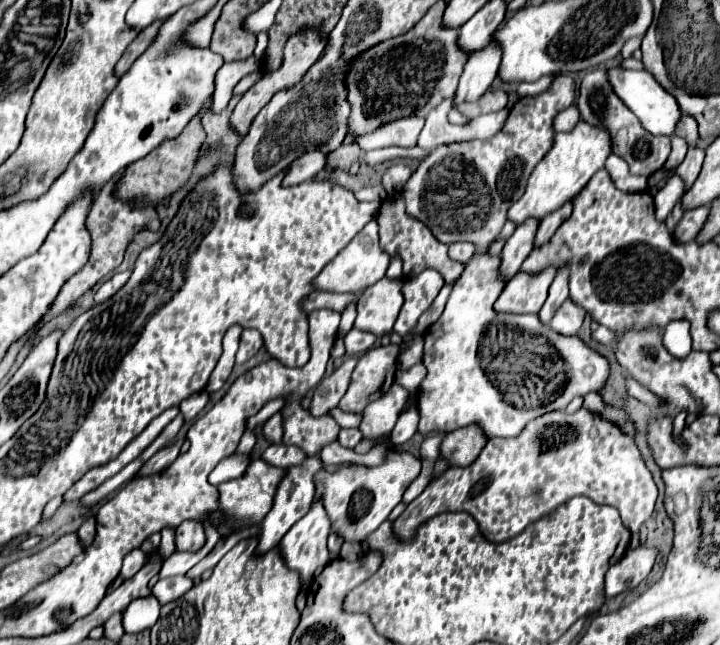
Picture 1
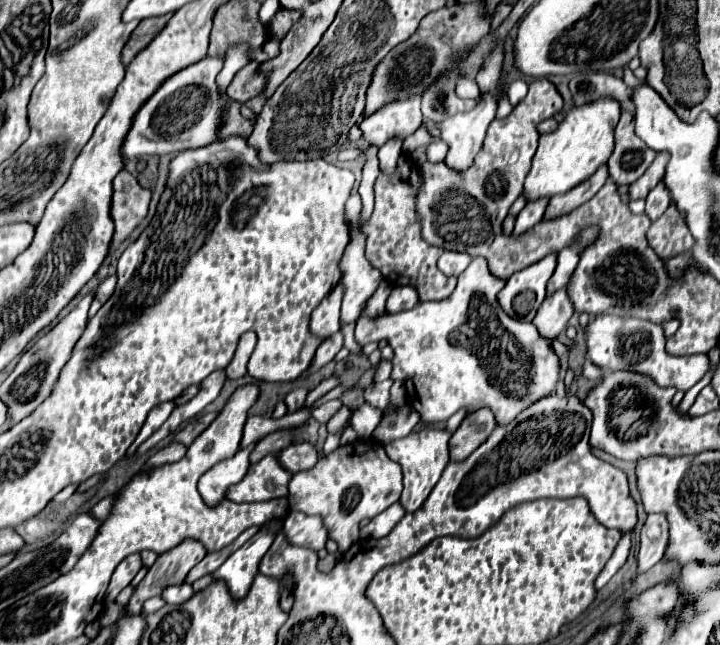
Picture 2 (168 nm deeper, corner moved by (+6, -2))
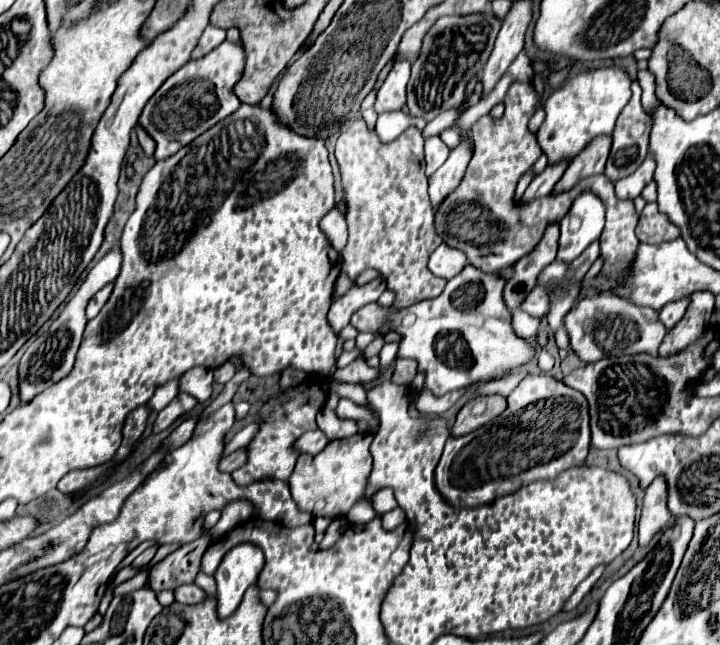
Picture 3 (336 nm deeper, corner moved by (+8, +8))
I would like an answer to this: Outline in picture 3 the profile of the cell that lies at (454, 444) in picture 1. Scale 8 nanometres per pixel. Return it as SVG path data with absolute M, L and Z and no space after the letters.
M483 395L483 397L475 397L475 399L467 401L451 427L451 435L463 437L463 435L483 427L493 417L497 417L505 407L507 407L507 401L503 395Z

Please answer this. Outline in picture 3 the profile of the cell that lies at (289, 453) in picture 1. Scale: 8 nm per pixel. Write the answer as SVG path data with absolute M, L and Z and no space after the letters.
M313 429L313 431L307 431L303 433L297 441L295 441L295 449L299 453L307 453L307 455L317 455L319 451L325 449L325 445L329 443L327 435L321 431L321 429Z

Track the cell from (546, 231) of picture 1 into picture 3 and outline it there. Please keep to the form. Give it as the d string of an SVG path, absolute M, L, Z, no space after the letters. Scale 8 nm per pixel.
M597 137L595 141L591 141L591 145L587 145L587 149L583 149L583 153L579 153L575 161L569 163L567 171L557 181L553 191L567 193L581 181L581 177L603 173L607 157L609 157L609 149L611 149L611 137Z

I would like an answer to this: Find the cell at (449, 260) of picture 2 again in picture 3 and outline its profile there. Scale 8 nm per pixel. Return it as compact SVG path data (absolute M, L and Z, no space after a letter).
M441 243L429 257L431 273L435 273L437 277L445 277L445 279L455 277L465 265L467 265L465 253L449 247L447 243Z

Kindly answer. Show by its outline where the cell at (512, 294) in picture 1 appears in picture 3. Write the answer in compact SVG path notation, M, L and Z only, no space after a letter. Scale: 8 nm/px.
M555 223L555 225L547 227L539 245L527 257L519 259L513 265L511 281L505 283L505 291L503 291L503 299L505 299L505 305L509 307L509 311L519 309L519 305L523 303L523 297L537 285L539 273L551 261L555 261L557 243L559 243L559 225Z

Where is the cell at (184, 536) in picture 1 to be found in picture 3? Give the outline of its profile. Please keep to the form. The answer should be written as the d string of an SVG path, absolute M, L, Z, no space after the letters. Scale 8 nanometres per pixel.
M201 537L193 543L185 543L179 549L175 549L171 555L167 555L163 561L155 563L149 569L147 585L153 591L161 589L175 589L183 583L193 583L195 575L199 573L199 563L205 553L205 549L211 545L209 537Z

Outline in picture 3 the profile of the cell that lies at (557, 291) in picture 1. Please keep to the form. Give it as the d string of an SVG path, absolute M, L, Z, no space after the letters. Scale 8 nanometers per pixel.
M581 193L571 211L561 219L561 239L557 259L571 263L579 253L583 253L593 241L599 239L605 225L605 209L597 195Z

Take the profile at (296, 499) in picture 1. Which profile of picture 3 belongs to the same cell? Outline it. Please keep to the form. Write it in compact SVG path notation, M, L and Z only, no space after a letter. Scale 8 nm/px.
M253 543L235 545L215 571L217 581L217 613L221 619L229 617L241 603L243 593L257 581L263 567L263 551Z

